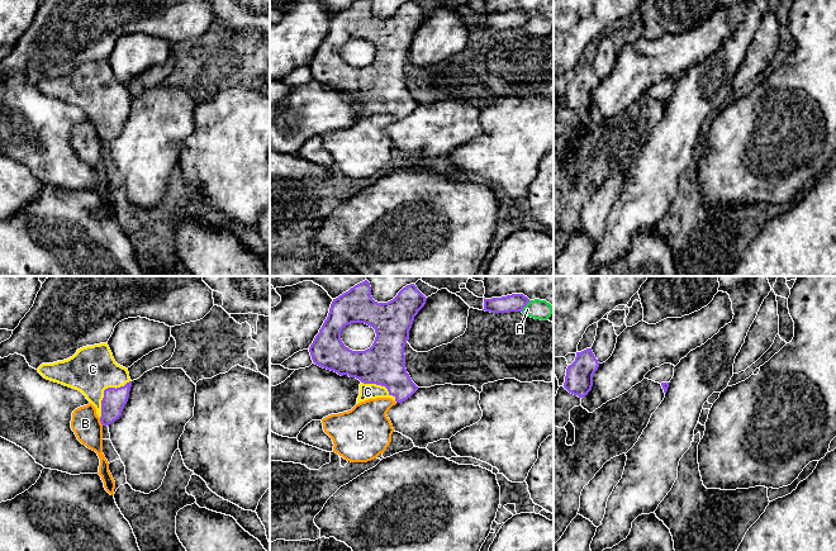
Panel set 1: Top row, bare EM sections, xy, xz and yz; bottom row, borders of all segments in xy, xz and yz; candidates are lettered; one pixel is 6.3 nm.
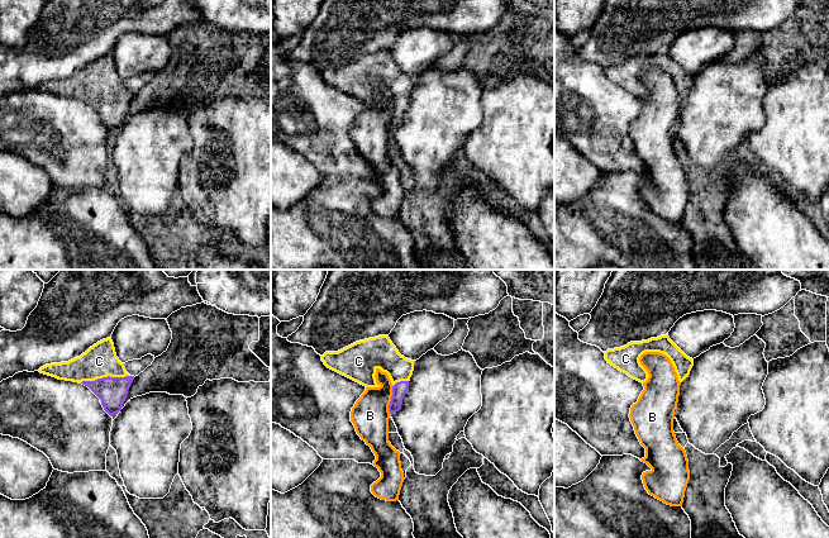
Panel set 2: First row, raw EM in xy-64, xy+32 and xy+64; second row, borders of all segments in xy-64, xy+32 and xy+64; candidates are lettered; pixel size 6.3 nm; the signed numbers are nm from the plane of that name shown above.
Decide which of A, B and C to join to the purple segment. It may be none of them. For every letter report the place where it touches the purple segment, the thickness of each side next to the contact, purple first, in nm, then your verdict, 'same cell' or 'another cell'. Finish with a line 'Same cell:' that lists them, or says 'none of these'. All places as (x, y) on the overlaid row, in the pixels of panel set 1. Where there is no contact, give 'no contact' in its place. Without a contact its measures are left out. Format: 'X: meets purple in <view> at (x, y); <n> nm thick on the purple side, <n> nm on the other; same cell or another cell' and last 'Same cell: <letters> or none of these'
A: meets purple in xz at (526, 304); 110 nm thick on the purple side, 130 nm on the other; another cell
B: meets purple in xy at (100, 421); 150 nm thick on the purple side, 180 nm on the other; another cell
C: meets purple in xy at (104, 390); 150 nm thick on the purple side, 300 nm on the other; same cell
Same cell: C

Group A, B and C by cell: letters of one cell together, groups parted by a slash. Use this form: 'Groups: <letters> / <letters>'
Groups: A / B / C

